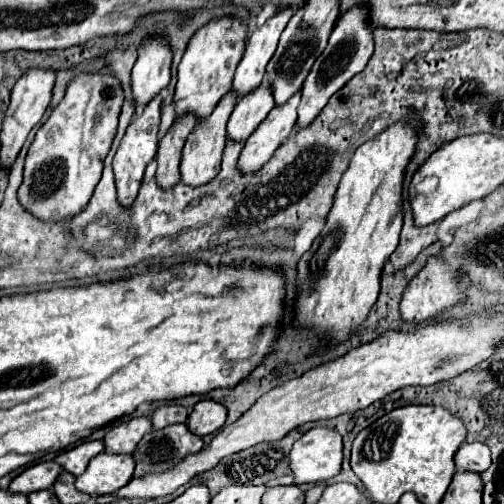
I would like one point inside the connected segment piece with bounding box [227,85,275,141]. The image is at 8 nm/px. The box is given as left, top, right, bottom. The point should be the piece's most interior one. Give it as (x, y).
(250, 110)

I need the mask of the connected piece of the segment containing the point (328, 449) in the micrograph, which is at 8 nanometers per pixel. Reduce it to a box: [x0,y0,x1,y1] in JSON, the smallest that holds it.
[291,429,343,483]

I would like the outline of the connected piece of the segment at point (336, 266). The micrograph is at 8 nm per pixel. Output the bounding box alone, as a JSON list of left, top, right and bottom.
[295,119,417,341]

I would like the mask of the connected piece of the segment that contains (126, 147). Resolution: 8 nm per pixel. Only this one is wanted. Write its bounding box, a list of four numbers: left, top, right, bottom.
[113,95,161,205]

